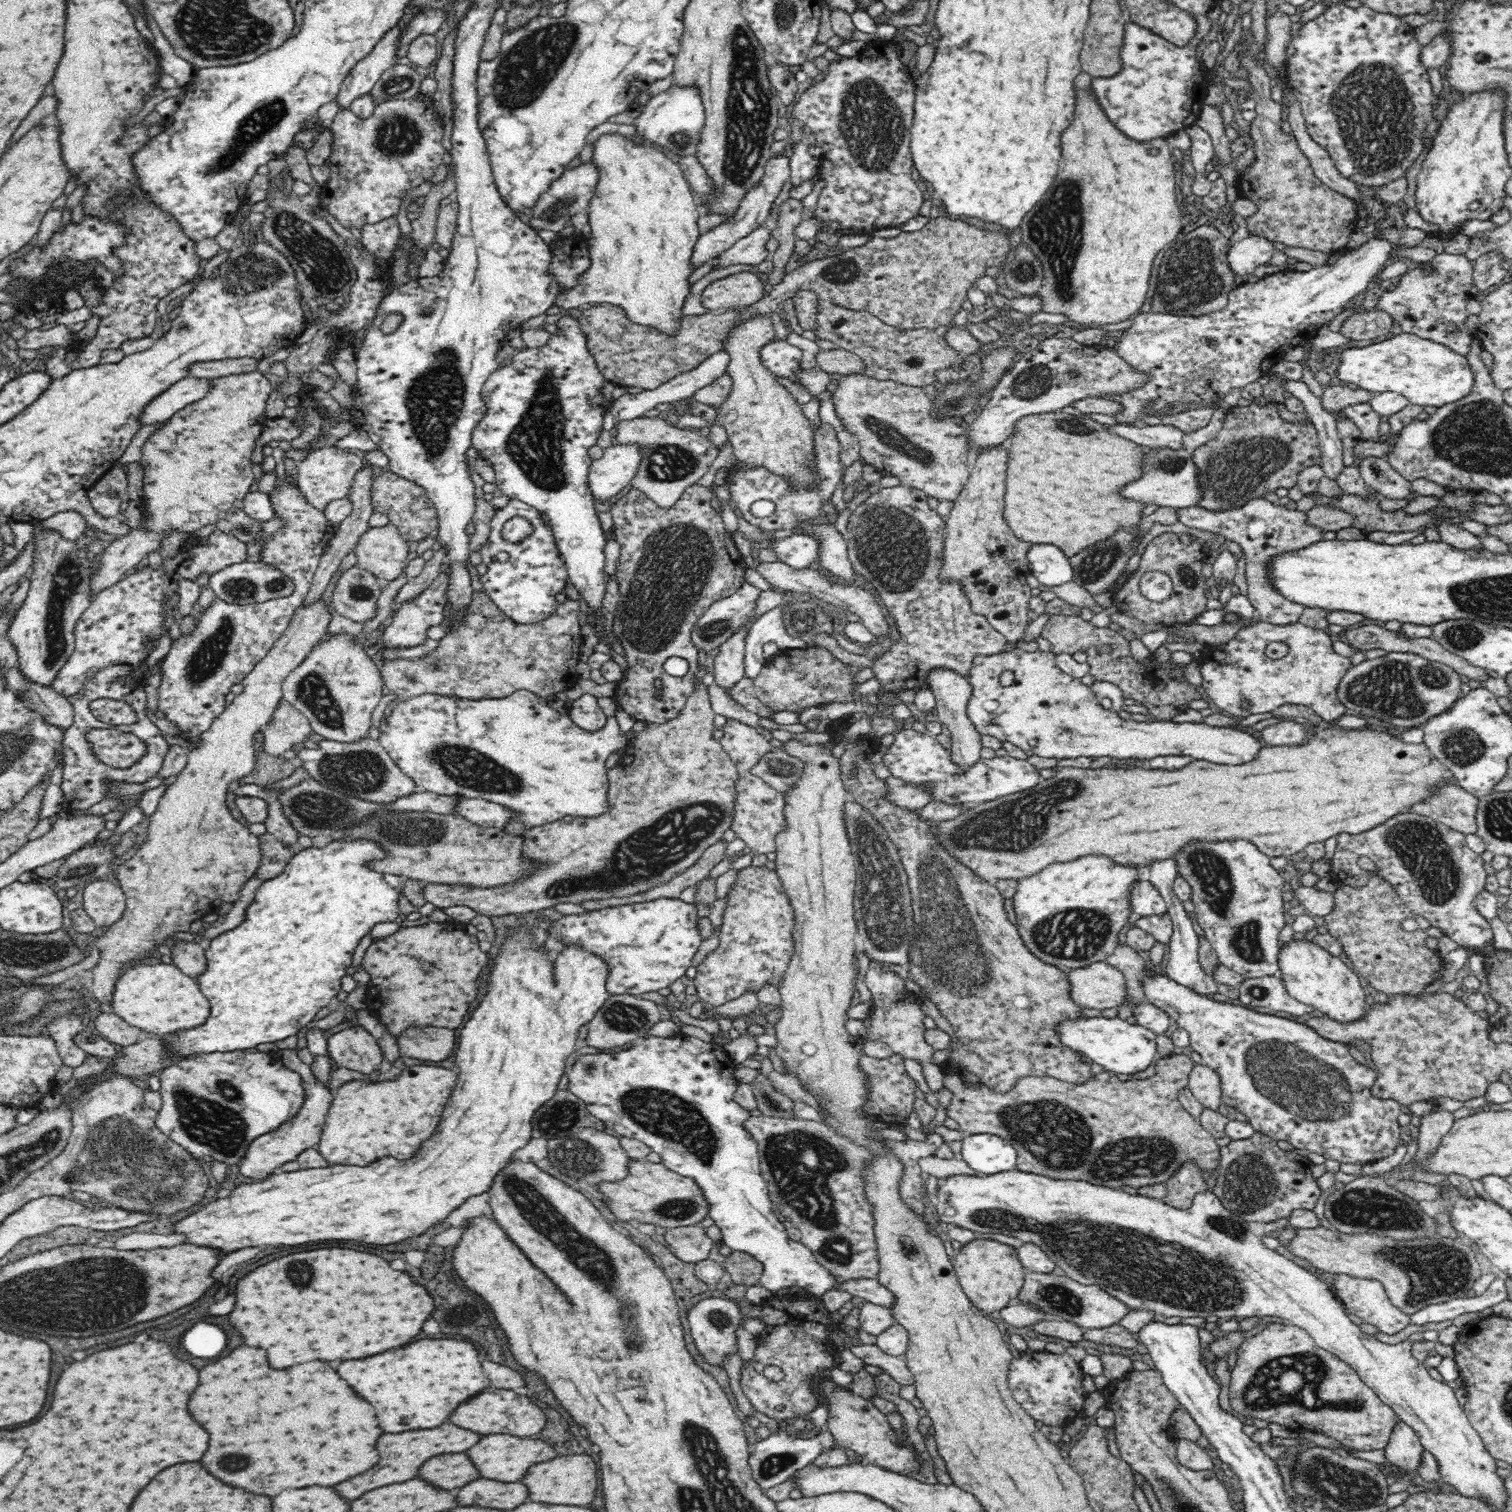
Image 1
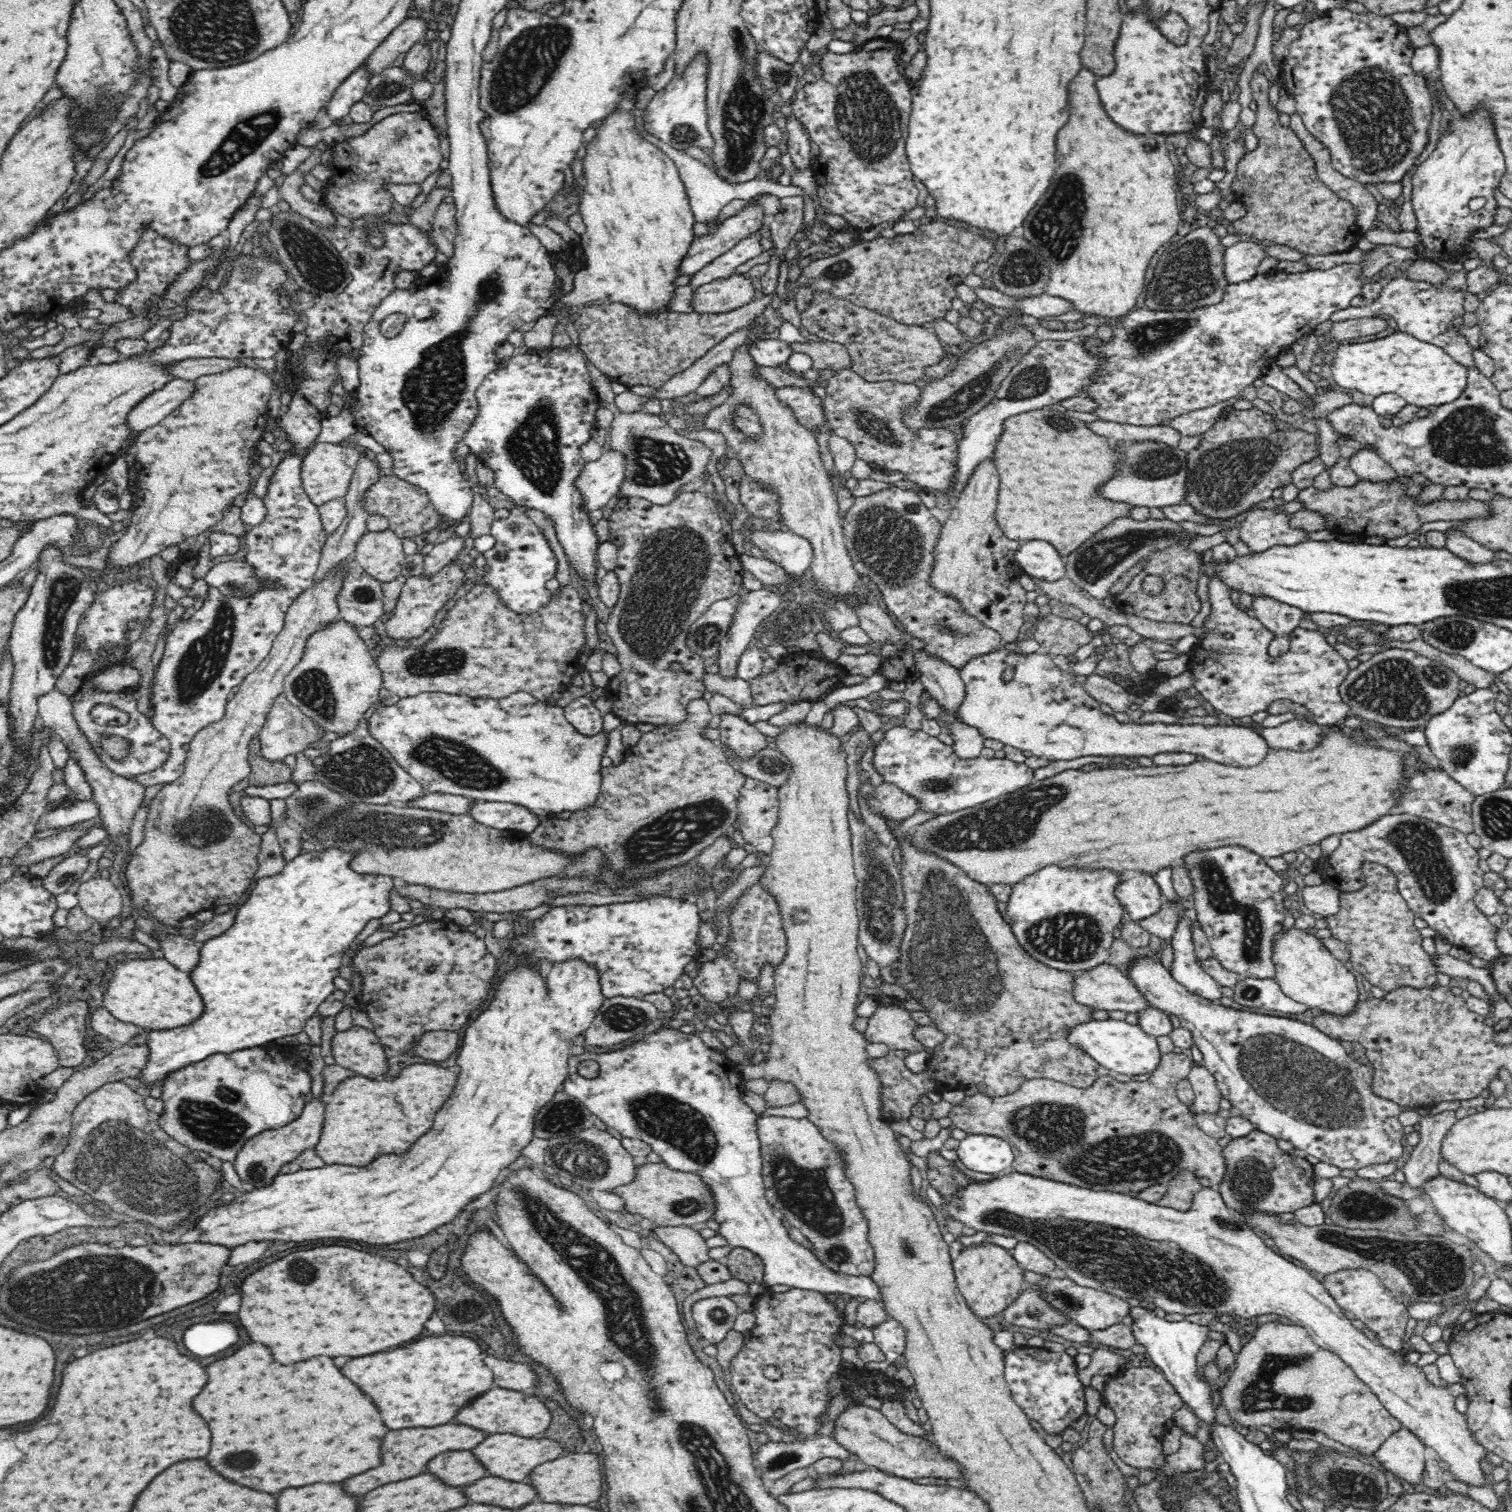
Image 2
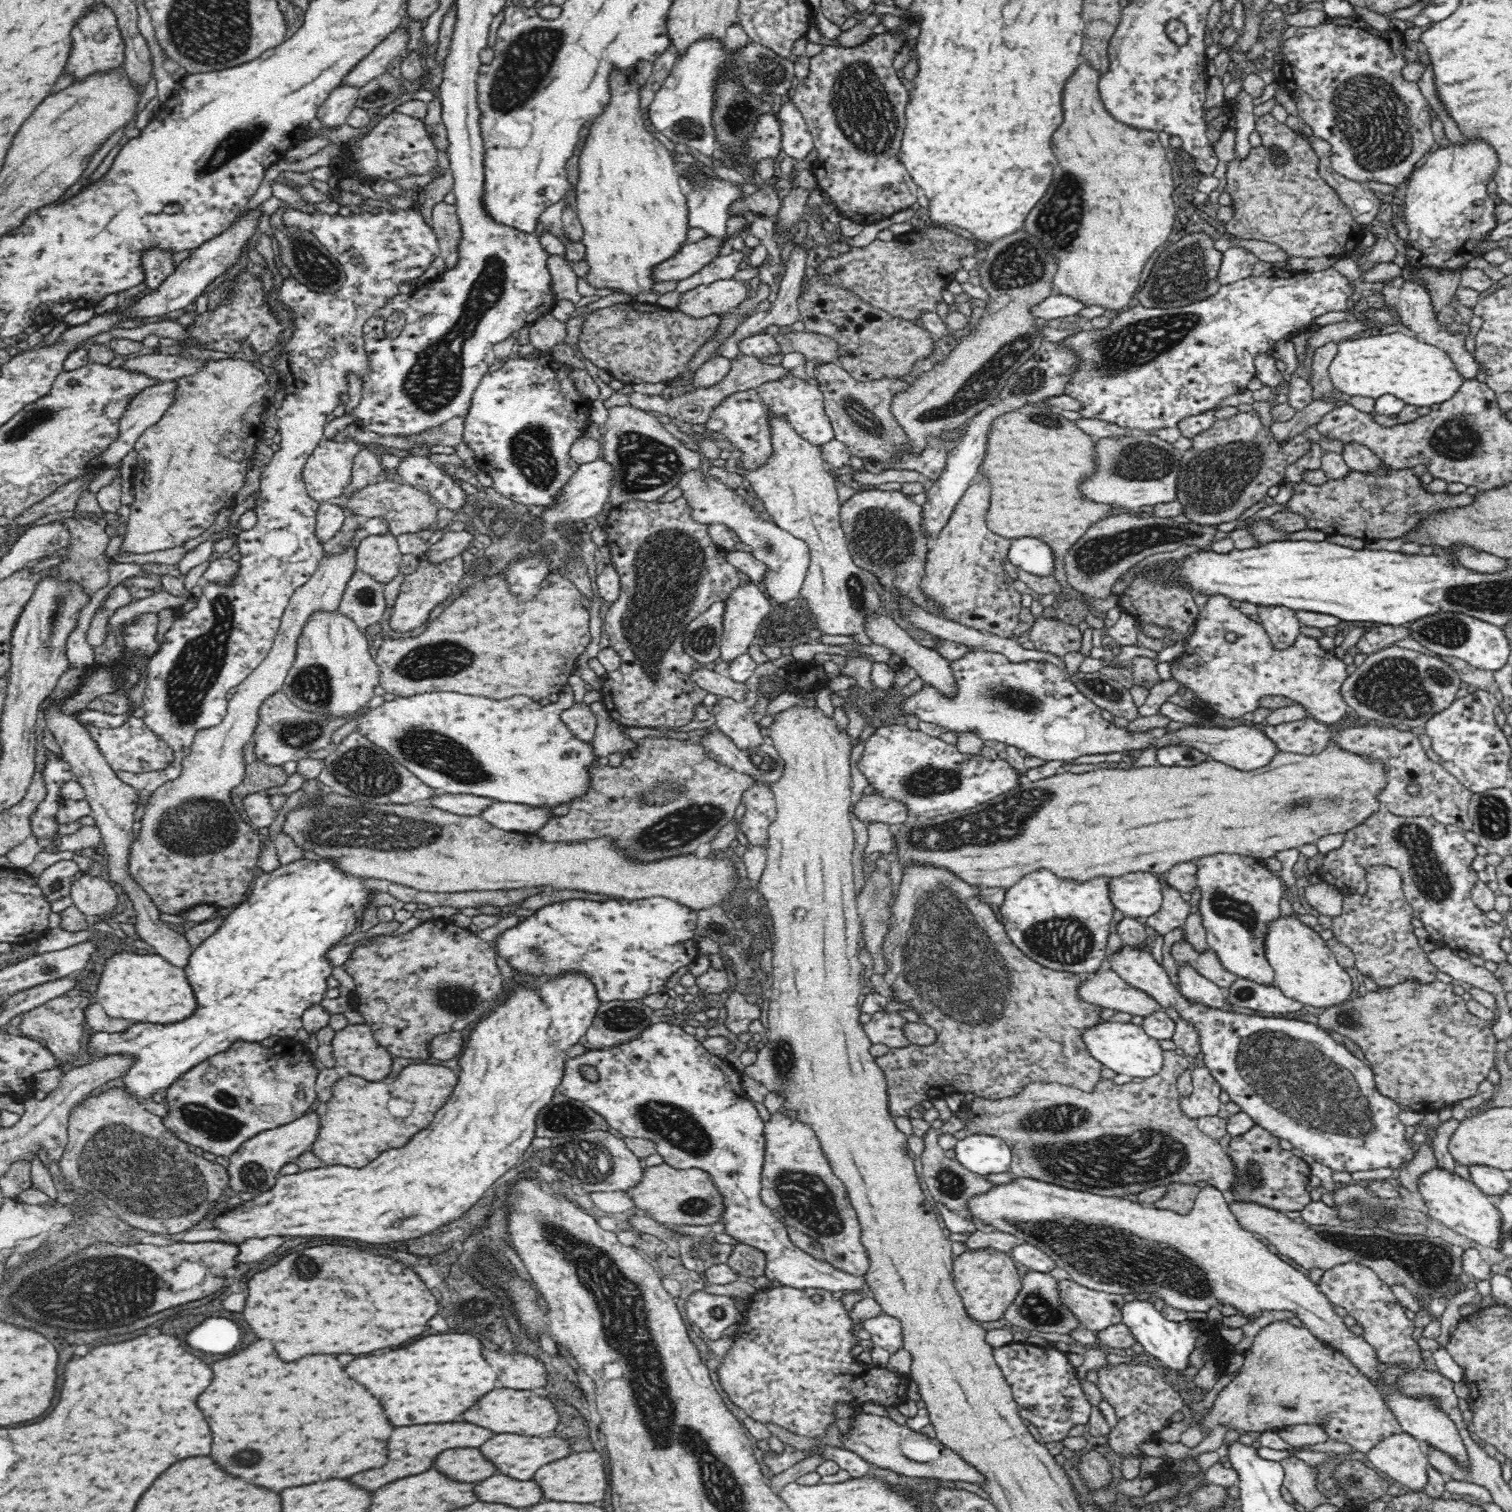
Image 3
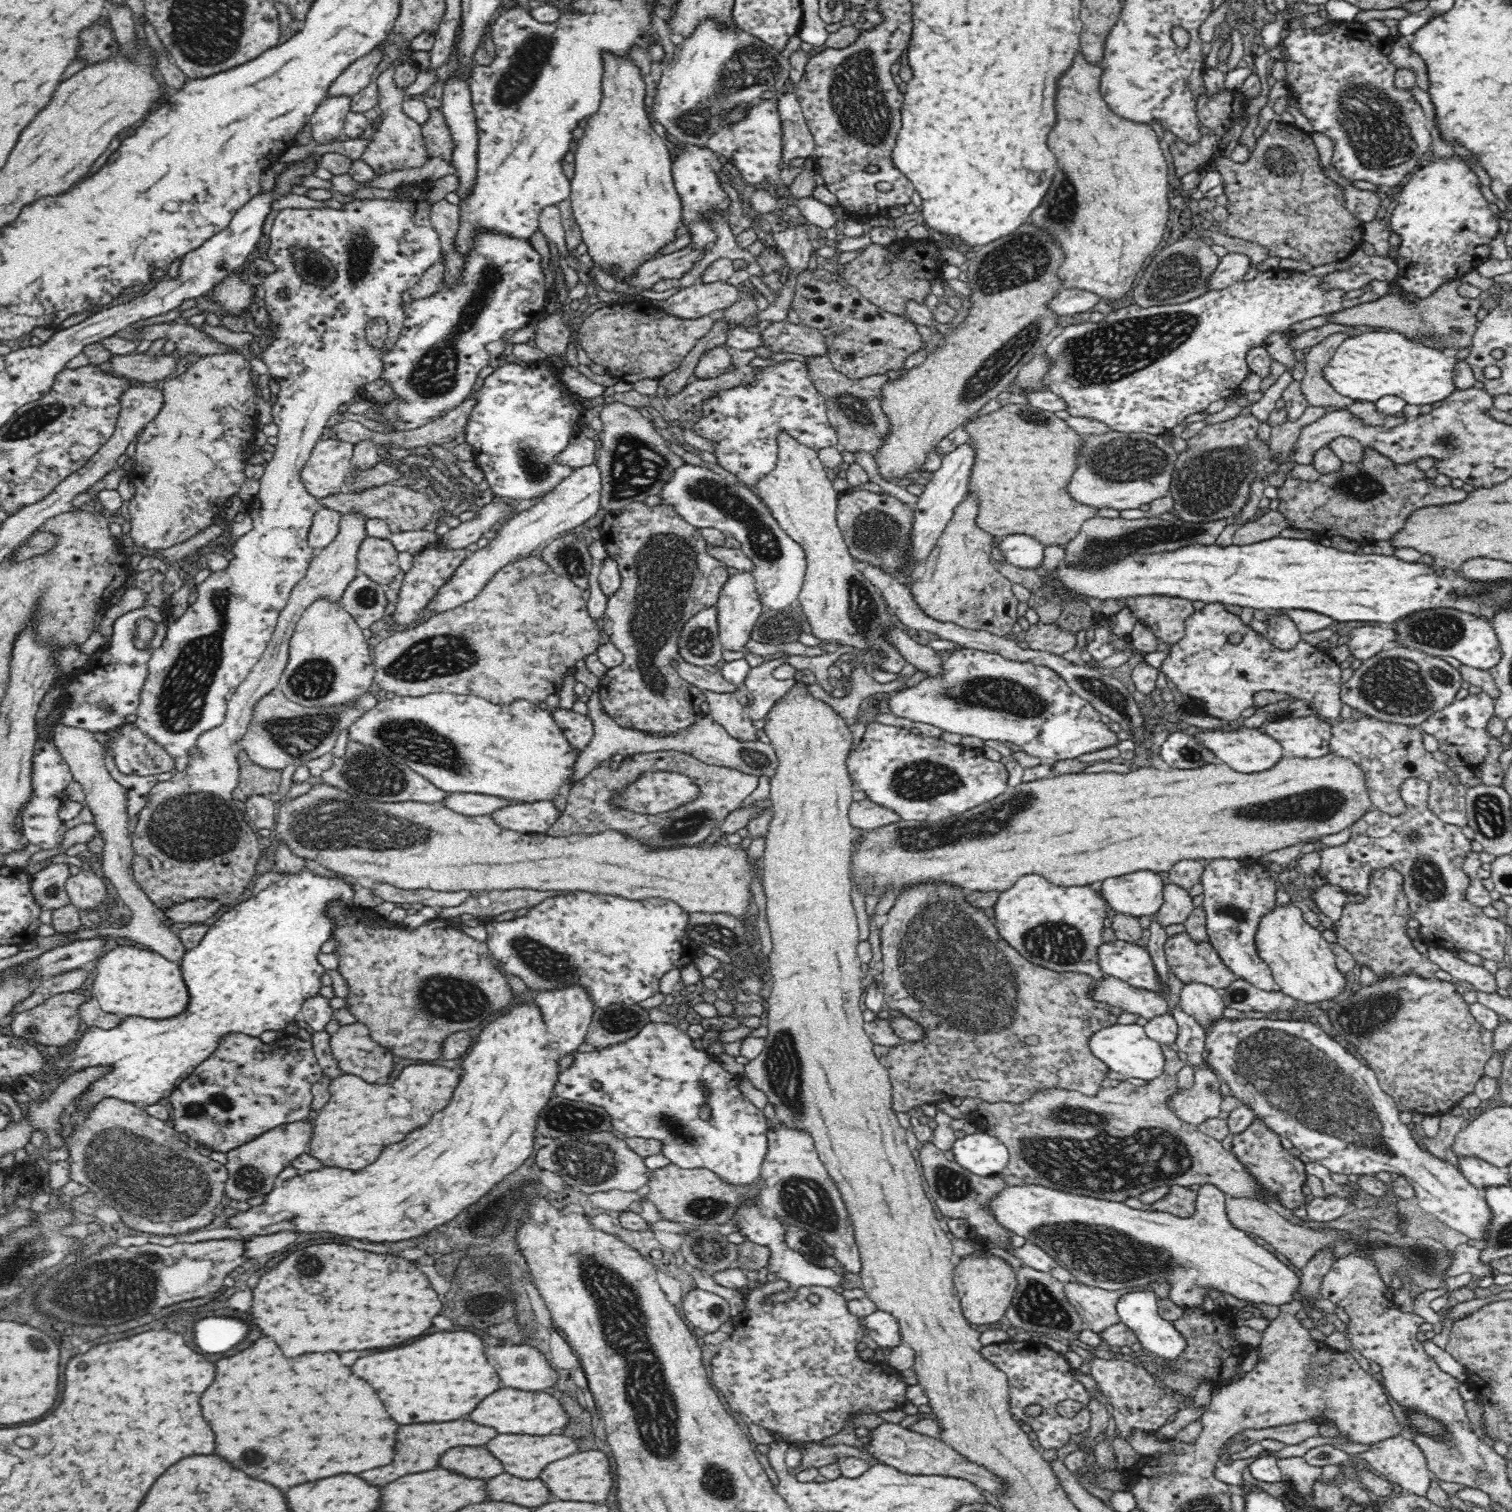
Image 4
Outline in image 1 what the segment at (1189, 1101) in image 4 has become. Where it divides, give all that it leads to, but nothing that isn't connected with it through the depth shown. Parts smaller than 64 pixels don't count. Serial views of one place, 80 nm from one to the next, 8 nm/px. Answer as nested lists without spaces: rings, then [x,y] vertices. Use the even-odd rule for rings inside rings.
[[[1196,1064],[1188,1078],[1188,1088],[1200,1102],[1203,1110],[1217,1111],[1222,1103],[1218,1073],[1204,1064]]]

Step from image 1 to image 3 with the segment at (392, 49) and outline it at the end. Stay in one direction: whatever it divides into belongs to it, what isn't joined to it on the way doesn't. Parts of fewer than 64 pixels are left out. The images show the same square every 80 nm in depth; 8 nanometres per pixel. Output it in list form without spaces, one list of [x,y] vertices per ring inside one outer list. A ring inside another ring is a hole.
[[[344,85],[343,87],[336,87],[330,93],[330,96],[318,108],[316,118],[322,124],[318,131],[327,131],[346,125],[348,115],[356,107],[358,90],[358,87]]]

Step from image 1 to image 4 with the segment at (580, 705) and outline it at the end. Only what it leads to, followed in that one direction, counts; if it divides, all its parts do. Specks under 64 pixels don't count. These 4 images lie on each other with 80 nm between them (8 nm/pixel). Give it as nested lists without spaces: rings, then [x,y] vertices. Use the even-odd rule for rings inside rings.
[[[554,709],[551,716],[569,741],[573,752],[581,753],[588,747],[595,734],[591,720],[571,709]]]

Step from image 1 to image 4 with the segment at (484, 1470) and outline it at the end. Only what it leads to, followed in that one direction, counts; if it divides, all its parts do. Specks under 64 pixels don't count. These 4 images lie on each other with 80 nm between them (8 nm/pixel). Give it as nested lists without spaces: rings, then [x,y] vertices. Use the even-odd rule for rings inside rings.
[[[498,1434],[494,1440],[490,1440],[488,1450],[498,1456],[498,1460],[504,1464],[504,1470],[512,1476],[524,1478],[524,1480],[532,1480],[538,1478],[538,1474],[544,1470],[544,1466],[548,1466],[554,1460],[566,1458],[570,1454],[578,1452],[578,1444],[566,1436],[506,1436],[506,1434]]]

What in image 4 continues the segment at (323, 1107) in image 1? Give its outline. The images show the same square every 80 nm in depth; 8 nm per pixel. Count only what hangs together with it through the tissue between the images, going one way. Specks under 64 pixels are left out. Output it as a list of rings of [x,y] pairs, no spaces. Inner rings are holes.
[[[303,1121],[281,1125],[226,1152],[226,1180],[222,1185],[224,1195],[230,1199],[229,1204],[233,1206],[240,1202],[248,1203],[252,1198],[265,1198],[274,1189],[278,1174],[288,1168],[292,1160],[308,1152],[312,1126],[313,1123]]]

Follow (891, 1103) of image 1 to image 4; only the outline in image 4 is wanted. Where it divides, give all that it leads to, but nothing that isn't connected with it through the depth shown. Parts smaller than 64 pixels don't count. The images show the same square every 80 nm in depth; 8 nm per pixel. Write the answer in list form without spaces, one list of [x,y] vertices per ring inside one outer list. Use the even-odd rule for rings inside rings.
[[[920,884],[916,888],[908,888],[896,898],[896,904],[886,913],[886,923],[880,928],[883,970],[879,978],[884,984],[882,989],[884,1002],[888,1008],[902,1012],[910,1020],[922,1025],[922,1031],[924,1031],[922,1040],[903,1041],[900,1045],[889,1047],[886,1056],[879,1058],[888,1069],[889,1079],[893,1086],[891,1104],[893,1109],[895,1112],[907,1112],[922,1104],[933,1104],[935,1101],[944,1098],[952,1099],[956,1096],[962,1100],[970,1097],[979,1098],[987,1103],[1018,1104],[1027,1101],[1038,1091],[1047,1091],[1048,1089],[1064,1089],[1080,1092],[1086,1096],[1096,1096],[1110,1070],[1106,1063],[1094,1056],[1089,1047],[1089,1038],[1096,1031],[1117,1023],[1117,1016],[1110,1012],[1111,1006],[1091,997],[1094,996],[1094,992],[1098,988],[1097,982],[1090,975],[1084,973],[1056,972],[1028,962],[1006,940],[1000,937],[988,916],[981,909],[972,908],[964,900],[964,896],[966,894],[960,888],[948,886],[948,884]]]

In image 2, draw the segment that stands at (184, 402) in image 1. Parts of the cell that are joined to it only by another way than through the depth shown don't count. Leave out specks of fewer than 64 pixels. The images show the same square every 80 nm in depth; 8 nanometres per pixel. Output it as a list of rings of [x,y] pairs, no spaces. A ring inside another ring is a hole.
[[[172,378],[170,382],[162,385],[162,388],[142,398],[126,416],[130,434],[118,448],[116,456],[124,457],[143,430],[160,424],[172,410],[176,410],[192,394],[192,390],[194,390],[192,381]]]

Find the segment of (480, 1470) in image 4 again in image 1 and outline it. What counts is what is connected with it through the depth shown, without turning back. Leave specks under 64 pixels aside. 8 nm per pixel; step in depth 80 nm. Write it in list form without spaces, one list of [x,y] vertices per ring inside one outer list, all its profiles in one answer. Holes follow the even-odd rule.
[[[458,1452],[458,1454],[430,1458],[420,1468],[420,1476],[438,1488],[454,1490],[454,1488],[462,1488],[464,1484],[476,1480],[478,1468],[474,1468],[474,1464],[464,1452]]]

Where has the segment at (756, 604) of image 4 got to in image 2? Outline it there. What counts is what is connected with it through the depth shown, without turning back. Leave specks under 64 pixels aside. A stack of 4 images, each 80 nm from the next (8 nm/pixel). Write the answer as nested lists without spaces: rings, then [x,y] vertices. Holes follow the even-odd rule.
[[[765,587],[759,590],[742,590],[738,594],[738,604],[734,610],[734,616],[730,618],[726,636],[720,641],[719,654],[715,661],[720,666],[719,673],[728,678],[736,678],[736,666],[738,658],[744,654],[745,650],[752,644],[756,638],[762,622],[767,616],[770,616],[780,604],[780,594],[772,590],[771,587]]]

